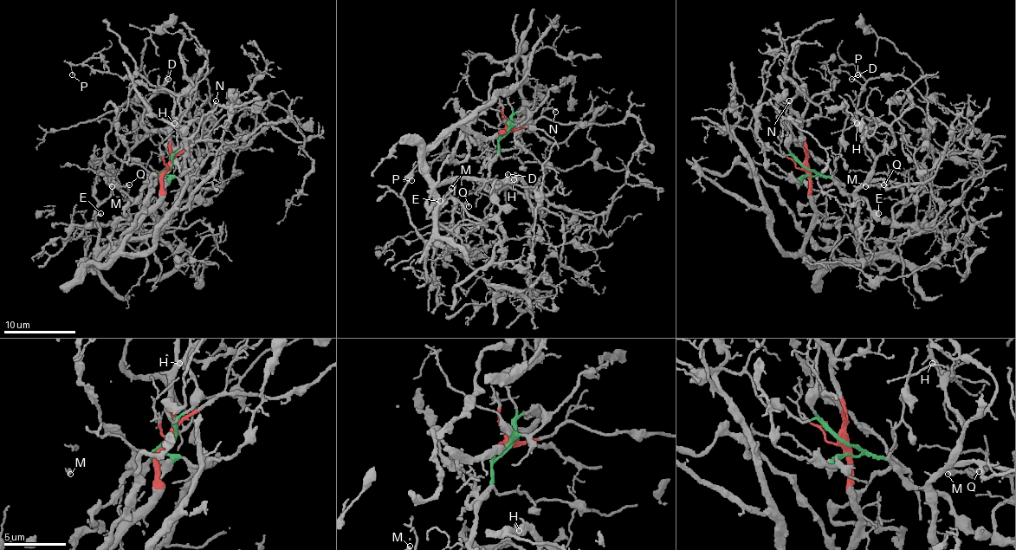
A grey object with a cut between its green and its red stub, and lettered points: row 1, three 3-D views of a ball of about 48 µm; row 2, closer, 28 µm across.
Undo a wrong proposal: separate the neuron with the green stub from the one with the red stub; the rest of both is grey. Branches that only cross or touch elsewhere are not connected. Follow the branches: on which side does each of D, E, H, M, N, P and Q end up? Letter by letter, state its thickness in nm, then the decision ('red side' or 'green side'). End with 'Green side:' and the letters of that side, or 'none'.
D: 160 nm | red side
E: 140 nm | red side
H: 120 nm | red side
M: 360 nm | red side
N: 130 nm | red side
P: 100 nm | red side
Q: 160 nm | red side
Green side: none

